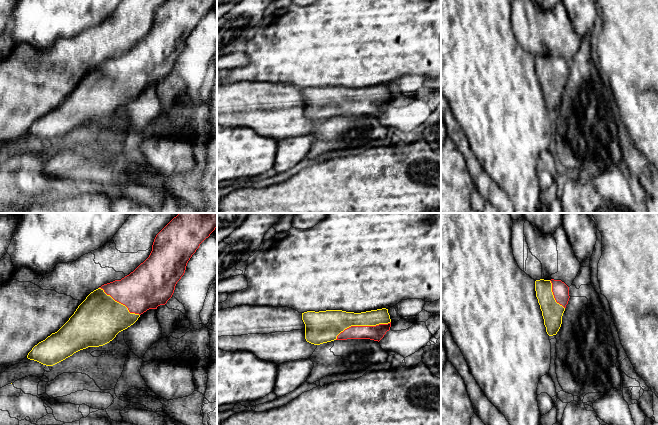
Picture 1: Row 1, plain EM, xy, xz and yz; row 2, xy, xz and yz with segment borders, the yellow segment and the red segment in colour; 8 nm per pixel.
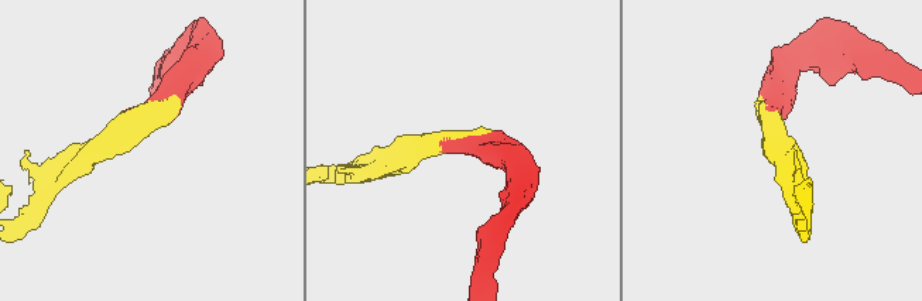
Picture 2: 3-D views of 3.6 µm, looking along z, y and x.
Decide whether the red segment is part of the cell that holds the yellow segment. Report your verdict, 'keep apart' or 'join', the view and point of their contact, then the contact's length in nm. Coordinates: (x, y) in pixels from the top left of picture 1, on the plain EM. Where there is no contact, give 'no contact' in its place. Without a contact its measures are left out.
join; contact xz (362, 101); length 480 nm

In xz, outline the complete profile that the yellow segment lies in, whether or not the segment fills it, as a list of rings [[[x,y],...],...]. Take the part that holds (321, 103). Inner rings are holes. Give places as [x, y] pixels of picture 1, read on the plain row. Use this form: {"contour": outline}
{"contour": [[[388,85],[361,89],[342,86],[302,89],[307,118],[320,121],[334,116],[370,115],[380,117],[391,103]]]}

